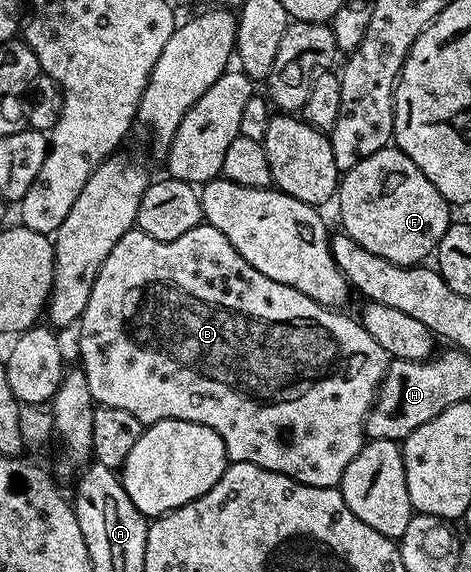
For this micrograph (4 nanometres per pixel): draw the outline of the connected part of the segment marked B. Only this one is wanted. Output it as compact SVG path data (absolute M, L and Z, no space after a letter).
M206 223L193 227L193 231L185 231L181 239L162 241L145 235L138 227L130 229L117 242L117 247L109 251L109 259L101 267L97 275L97 283L93 283L93 295L89 295L89 303L82 317L77 322L79 329L79 361L85 379L89 379L89 391L93 391L96 405L105 407L121 407L121 411L129 411L129 415L137 415L144 426L152 425L165 419L192 421L205 427L213 427L217 435L225 443L228 462L240 461L253 463L257 467L265 467L269 471L277 471L297 483L305 483L309 487L336 488L345 475L345 467L353 463L353 459L362 451L365 444L365 422L371 407L375 403L375 395L389 364L385 347L365 331L358 320L346 317L343 311L317 303L309 299L309 295L301 295L293 287L285 283L277 283L277 279L269 279L269 275L261 275L257 267L249 267L241 255L237 255L237 247L217 231L217 227Z

